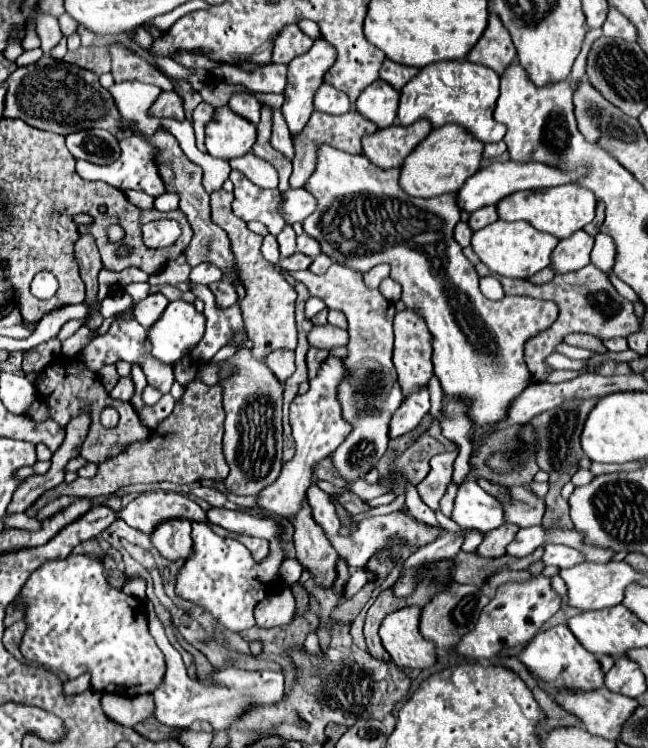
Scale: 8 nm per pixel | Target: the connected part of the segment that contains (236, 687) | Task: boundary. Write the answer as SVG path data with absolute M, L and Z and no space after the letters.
M147 601L147 615L149 615L149 631L151 631L153 639L157 641L159 649L163 651L165 663L167 663L165 677L159 683L159 689L153 691L155 705L157 705L155 717L159 719L159 723L187 729L193 721L207 721L207 723L211 723L211 727L215 731L223 731L251 707L273 705L283 697L283 673L273 673L273 671L245 671L245 669L231 667L231 669L213 673L205 681L189 679L187 669L181 659L181 653L169 643L165 629L153 611L151 601Z

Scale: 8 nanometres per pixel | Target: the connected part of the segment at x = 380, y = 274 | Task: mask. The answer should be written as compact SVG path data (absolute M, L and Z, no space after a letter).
M387 263L375 265L371 271L365 273L365 285L371 287L371 289L375 289L375 287L379 287L379 283L381 283L387 275L389 275L389 265L387 265Z

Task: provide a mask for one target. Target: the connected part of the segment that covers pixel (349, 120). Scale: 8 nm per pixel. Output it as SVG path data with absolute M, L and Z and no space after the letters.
M351 109L345 115L325 115L325 113L313 111L311 119L303 127L303 131L293 135L295 157L293 157L293 173L291 173L291 179L289 179L291 187L305 187L305 183L307 183L307 180L316 168L316 154L320 145L331 145L335 149L361 155L363 153L363 149L361 149L361 137L369 135L369 133L375 133L375 131L377 131L377 125L371 123L371 121L367 121L355 109Z

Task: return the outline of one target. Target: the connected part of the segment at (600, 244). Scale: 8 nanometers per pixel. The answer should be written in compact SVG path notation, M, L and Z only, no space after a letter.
M597 233L595 235L595 247L591 251L591 261L601 271L605 271L605 273L609 269L613 269L613 263L615 263L615 245L613 245L609 235L605 235L605 233Z

